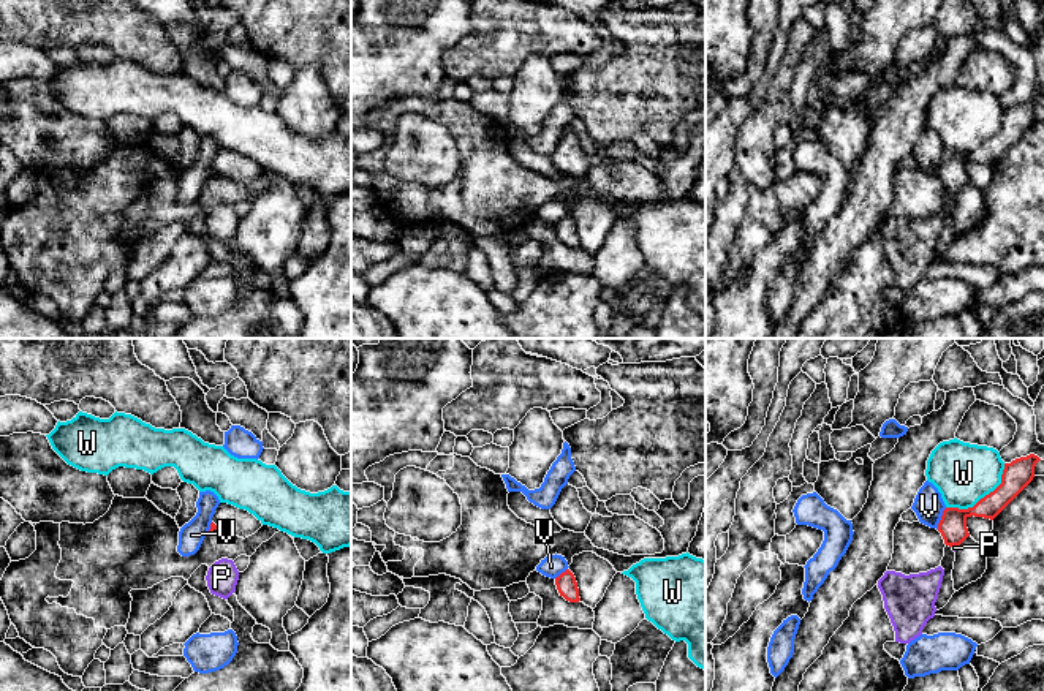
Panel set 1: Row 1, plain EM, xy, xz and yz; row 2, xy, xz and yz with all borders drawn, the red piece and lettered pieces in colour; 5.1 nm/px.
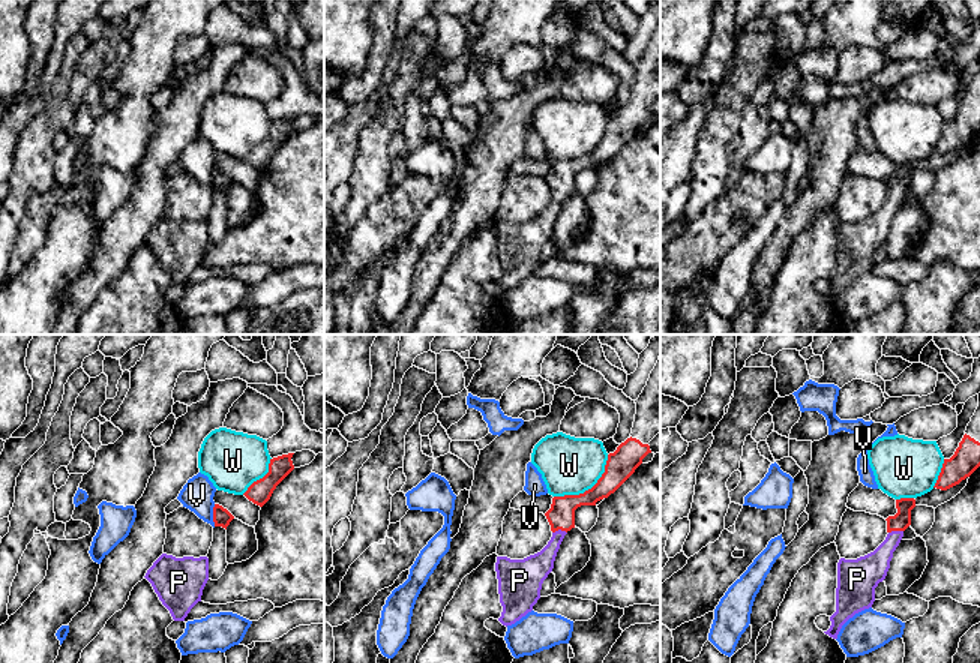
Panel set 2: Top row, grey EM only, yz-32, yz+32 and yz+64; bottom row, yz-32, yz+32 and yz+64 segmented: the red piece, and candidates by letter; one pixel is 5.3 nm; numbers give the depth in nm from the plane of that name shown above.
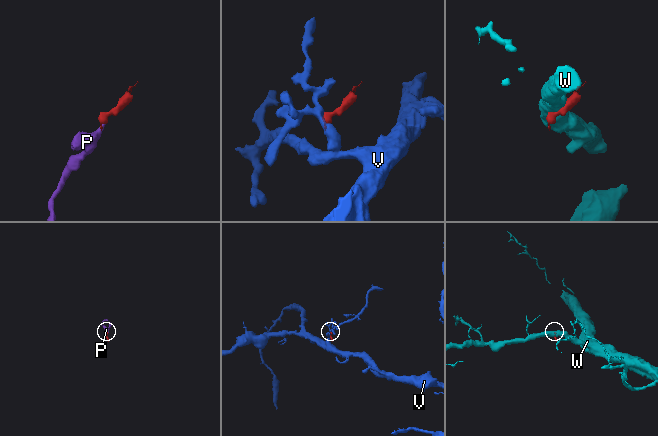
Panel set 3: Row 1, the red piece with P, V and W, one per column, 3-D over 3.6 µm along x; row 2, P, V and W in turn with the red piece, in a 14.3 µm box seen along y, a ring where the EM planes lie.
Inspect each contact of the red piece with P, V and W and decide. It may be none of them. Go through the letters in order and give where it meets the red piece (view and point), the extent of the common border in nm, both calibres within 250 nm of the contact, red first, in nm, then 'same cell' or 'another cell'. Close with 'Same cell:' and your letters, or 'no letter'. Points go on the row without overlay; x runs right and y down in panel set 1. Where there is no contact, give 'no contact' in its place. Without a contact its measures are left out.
P: contact yz (954, 190); length 40 nm; calibres 140 and 30 nm; same cell
V: contact yz (941, 165); length 120 nm; calibres 140 and 150 nm; another cell
W: contact yz (984, 143); length 380 nm; calibres 150 and 320 nm; another cell
Same cell: P

